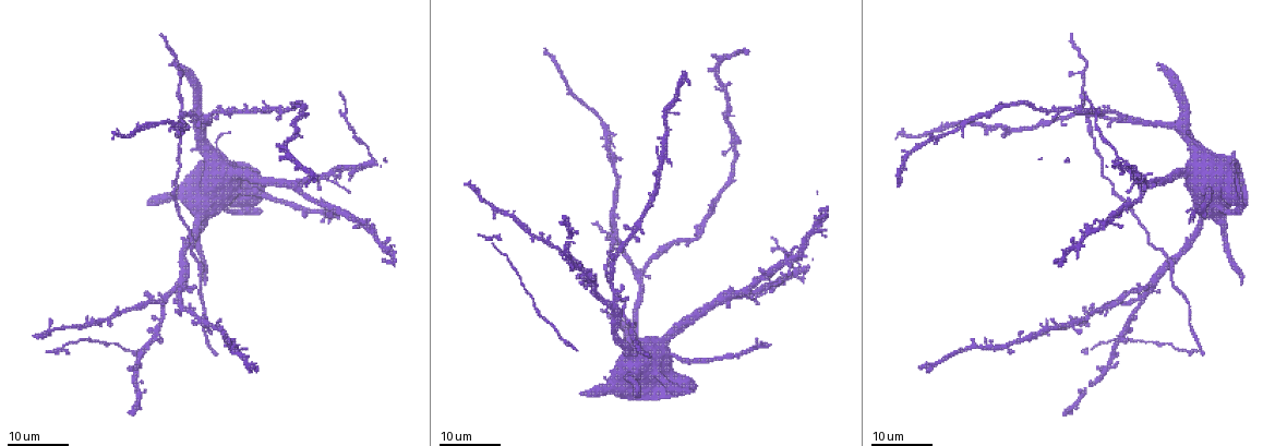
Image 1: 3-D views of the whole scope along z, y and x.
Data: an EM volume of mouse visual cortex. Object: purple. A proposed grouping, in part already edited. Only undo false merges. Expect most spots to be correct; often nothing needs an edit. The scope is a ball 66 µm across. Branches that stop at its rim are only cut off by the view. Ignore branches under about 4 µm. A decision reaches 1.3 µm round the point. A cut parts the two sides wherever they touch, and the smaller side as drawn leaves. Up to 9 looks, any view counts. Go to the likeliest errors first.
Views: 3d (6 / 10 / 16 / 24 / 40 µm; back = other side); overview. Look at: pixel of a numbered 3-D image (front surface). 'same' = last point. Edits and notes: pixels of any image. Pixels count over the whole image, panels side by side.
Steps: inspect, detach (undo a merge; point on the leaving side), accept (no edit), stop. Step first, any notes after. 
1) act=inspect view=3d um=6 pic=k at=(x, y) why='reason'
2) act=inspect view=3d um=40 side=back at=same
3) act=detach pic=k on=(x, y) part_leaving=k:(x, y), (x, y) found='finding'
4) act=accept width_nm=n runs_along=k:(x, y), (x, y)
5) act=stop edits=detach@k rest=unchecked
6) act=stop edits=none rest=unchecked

act=inspect view=3d um=16 pic=1 at=(493, 210) why='three-way junction'

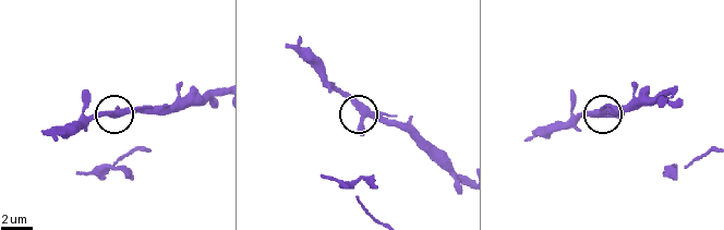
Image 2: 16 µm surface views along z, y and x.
act=inspect view=3d um=10 pic=2 at=(362, 118)

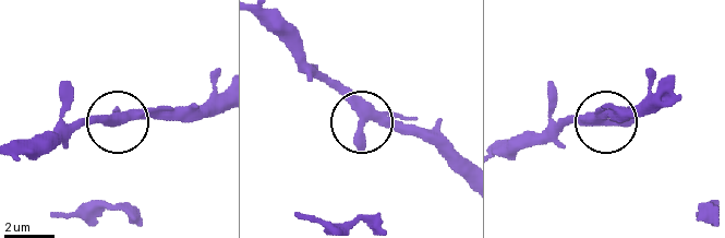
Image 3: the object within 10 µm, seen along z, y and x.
act=accept runs_along=3:(669, 92), (651, 94), (601, 123), (553, 123) found='all the same neuron'

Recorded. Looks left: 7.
act=inspect view=3d um=24 pic=1 at=(1139, 298) why='looks like a crossing'

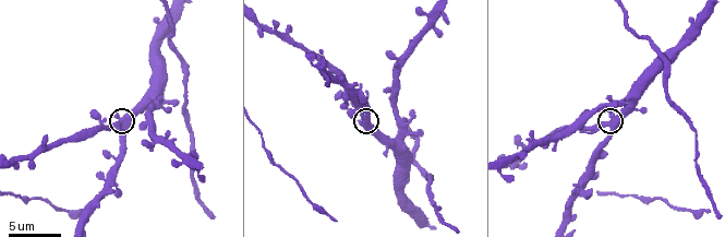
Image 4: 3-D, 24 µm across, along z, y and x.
act=inspect view=3d um=10 pic=4 at=(610, 122)

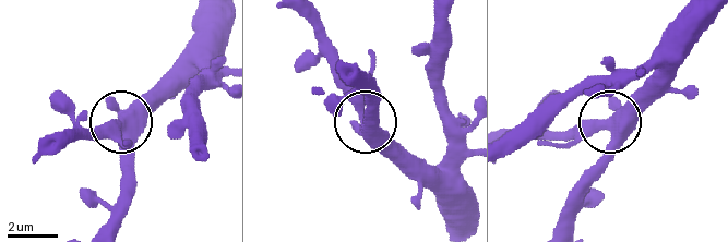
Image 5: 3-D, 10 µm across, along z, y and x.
act=accept runs_along=5:(708, 21), (615, 115), (612, 153), (583, 194) found='continuous, no second neuron'

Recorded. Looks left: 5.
act=inspect view=3d um=24 pic=1 at=(205, 117) why='a fork'

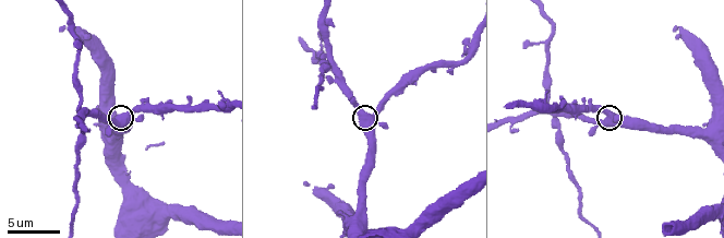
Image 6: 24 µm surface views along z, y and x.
act=inspect view=3d um=10 pic=6 at=(606, 116) why='closer look'

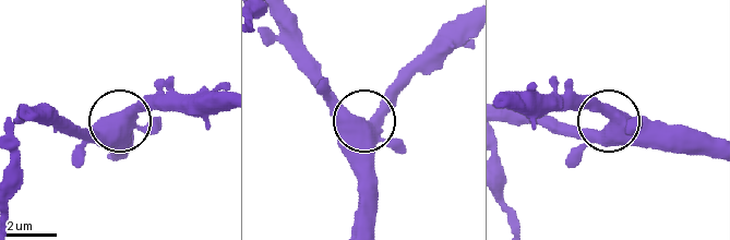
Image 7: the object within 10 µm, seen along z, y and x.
act=accept side_arm_um=56 arms=3 found='one neuron here'

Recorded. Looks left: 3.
act=inspect view=3d um=16 pic=6 at=(470, 41) why='calibre changes'

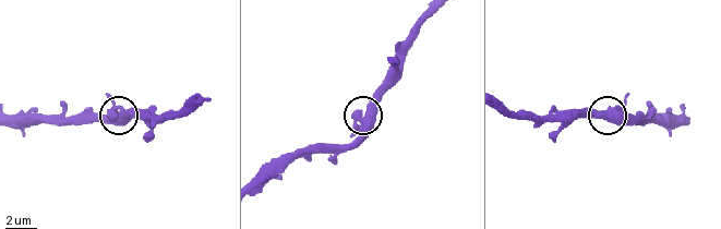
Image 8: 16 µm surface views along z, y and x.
act=inspect view=3d um=16 side=back pic=8 at=(361, 113) why='other side'

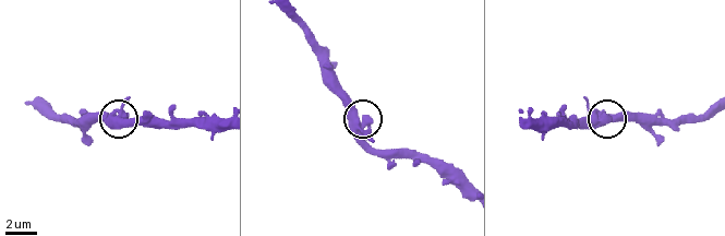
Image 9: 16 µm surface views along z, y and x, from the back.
act=accept width_nm=560 runs_along=9:(467, 196), (424, 162), (377, 153), (361, 118), (331, 87) found='continuous, no second neuron'

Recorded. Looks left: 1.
act=stop edits=none rest=unchecked

